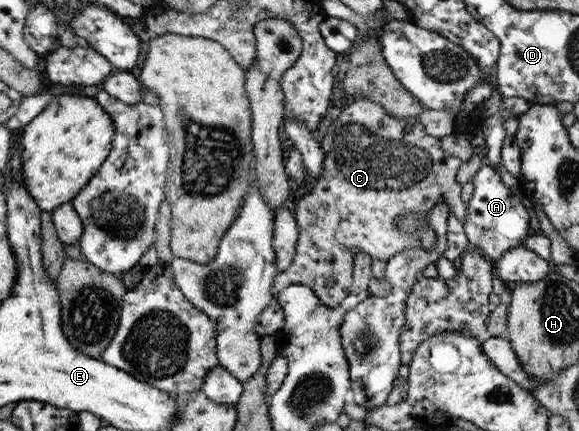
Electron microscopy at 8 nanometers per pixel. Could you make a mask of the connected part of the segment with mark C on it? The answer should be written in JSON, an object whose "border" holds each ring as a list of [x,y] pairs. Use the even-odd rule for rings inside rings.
{"border":[[[361,98],[355,99],[353,103],[347,105],[346,108],[331,122],[331,126],[327,128],[327,132],[320,142],[320,149],[324,153],[323,159],[323,170],[319,177],[319,182],[315,186],[315,190],[311,190],[309,196],[303,196],[300,198],[294,214],[299,225],[299,240],[297,241],[296,253],[294,256],[294,264],[291,264],[286,269],[289,272],[285,272],[287,276],[291,278],[299,278],[299,280],[289,280],[289,282],[299,282],[300,286],[304,288],[312,289],[314,293],[319,297],[319,300],[329,308],[337,308],[347,295],[349,294],[349,286],[352,284],[352,270],[354,255],[350,254],[355,252],[355,250],[365,251],[370,254],[373,259],[387,260],[395,254],[400,253],[403,249],[408,249],[409,247],[423,247],[424,249],[430,249],[436,241],[436,234],[423,227],[412,234],[403,234],[397,231],[396,222],[399,216],[405,214],[406,212],[418,212],[421,215],[426,215],[437,203],[445,201],[450,206],[450,212],[462,222],[467,214],[466,202],[461,200],[461,190],[462,186],[457,182],[456,174],[458,173],[458,168],[461,166],[461,159],[446,152],[440,143],[439,137],[433,137],[429,135],[423,124],[419,123],[418,120],[406,118],[395,118],[395,116],[389,116],[385,110],[383,110],[383,105],[379,104],[377,101]]]}

